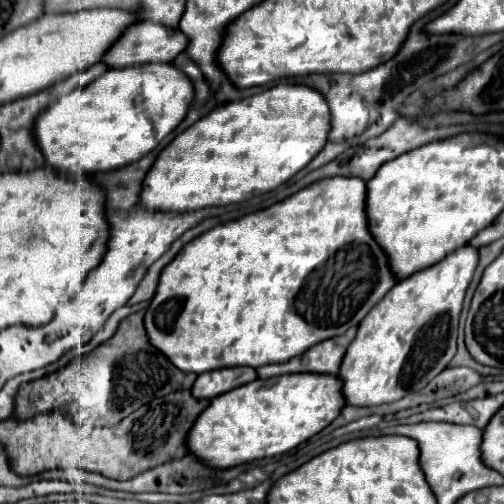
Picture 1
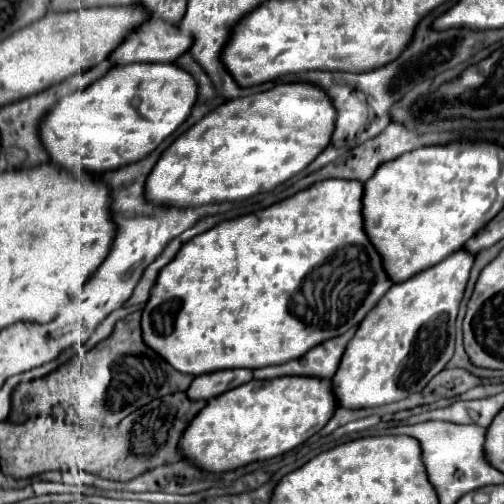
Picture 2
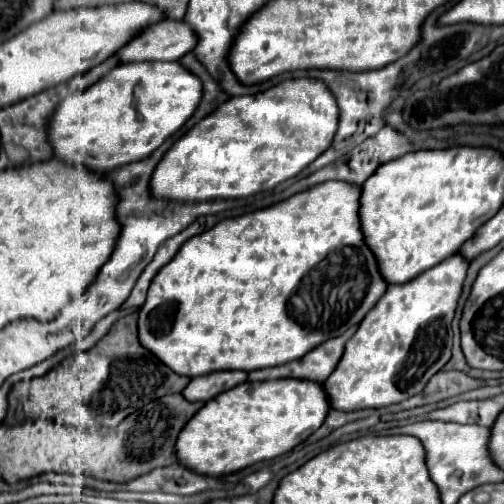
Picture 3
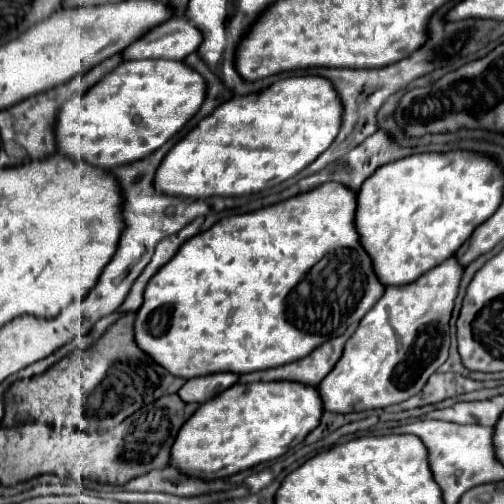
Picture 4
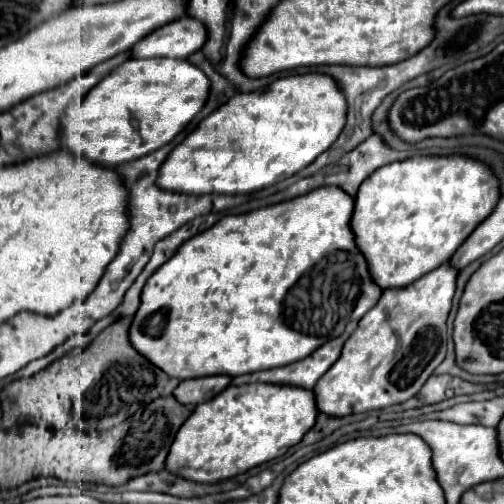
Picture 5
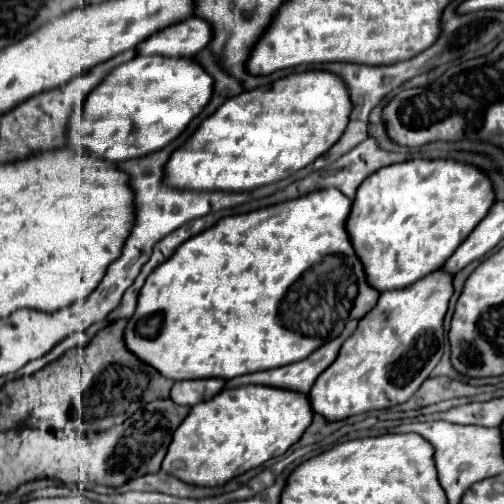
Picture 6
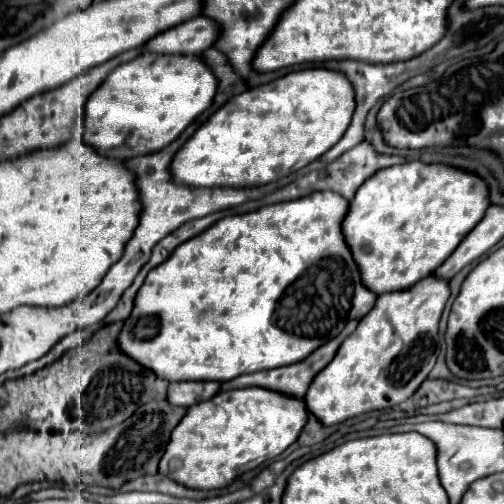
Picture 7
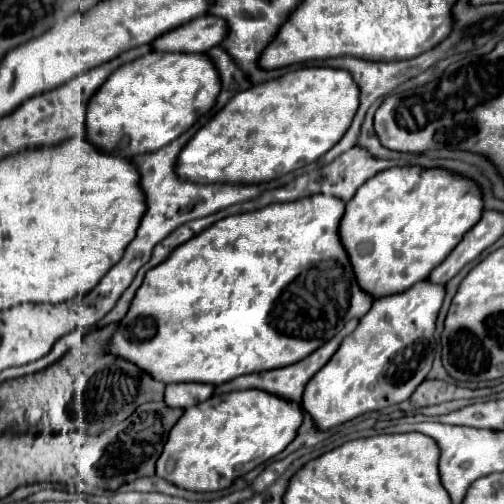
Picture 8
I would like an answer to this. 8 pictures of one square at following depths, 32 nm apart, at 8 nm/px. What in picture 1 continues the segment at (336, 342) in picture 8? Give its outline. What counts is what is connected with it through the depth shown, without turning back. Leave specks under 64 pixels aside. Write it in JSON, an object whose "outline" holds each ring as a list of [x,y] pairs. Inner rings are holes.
{"outline":[[[350,328],[344,336],[324,340],[314,344],[304,352],[304,356],[296,356],[296,360],[288,360],[284,364],[268,364],[258,368],[258,378],[272,378],[278,374],[294,374],[294,372],[322,372],[336,374],[340,370],[342,358],[356,336],[356,328]]]}

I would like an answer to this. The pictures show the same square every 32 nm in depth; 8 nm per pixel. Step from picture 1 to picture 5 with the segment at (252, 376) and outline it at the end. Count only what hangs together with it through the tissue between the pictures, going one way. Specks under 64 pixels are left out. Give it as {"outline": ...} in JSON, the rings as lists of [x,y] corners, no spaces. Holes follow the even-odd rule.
{"outline":[[[206,376],[206,378],[192,378],[192,380],[184,380],[180,382],[180,386],[174,390],[174,396],[178,398],[178,402],[182,404],[200,404],[210,400],[212,396],[220,394],[222,390],[226,390],[232,382],[232,376]]]}

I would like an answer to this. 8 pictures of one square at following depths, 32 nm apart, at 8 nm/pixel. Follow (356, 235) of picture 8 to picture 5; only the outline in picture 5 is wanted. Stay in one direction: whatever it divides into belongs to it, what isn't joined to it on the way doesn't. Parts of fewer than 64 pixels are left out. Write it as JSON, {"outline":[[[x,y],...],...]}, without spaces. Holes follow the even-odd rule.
{"outline":[[[412,156],[400,162],[378,168],[356,194],[356,206],[352,214],[352,230],[358,248],[364,252],[372,278],[380,288],[402,288],[412,284],[424,272],[430,272],[452,258],[452,254],[464,244],[472,230],[494,212],[500,202],[500,180],[494,170],[470,156]]]}

